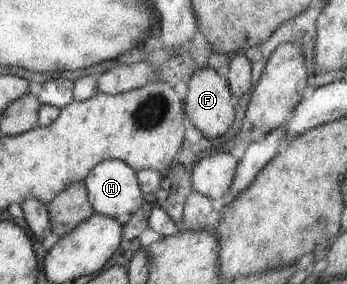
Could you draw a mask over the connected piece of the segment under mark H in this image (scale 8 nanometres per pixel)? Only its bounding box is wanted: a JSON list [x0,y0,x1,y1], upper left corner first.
[83,160,143,218]

